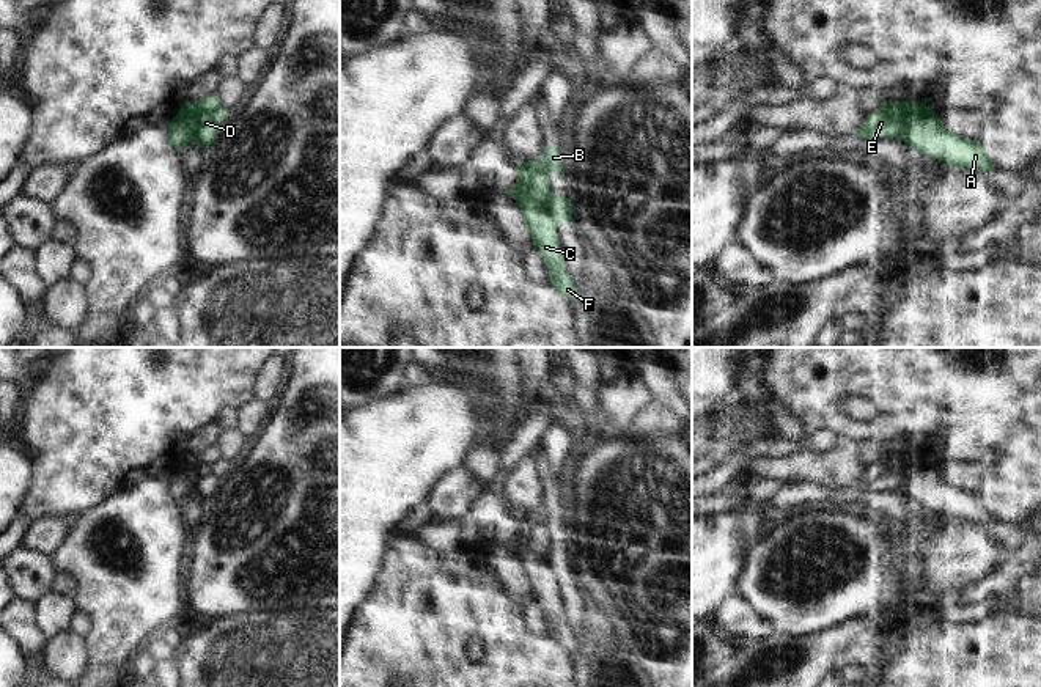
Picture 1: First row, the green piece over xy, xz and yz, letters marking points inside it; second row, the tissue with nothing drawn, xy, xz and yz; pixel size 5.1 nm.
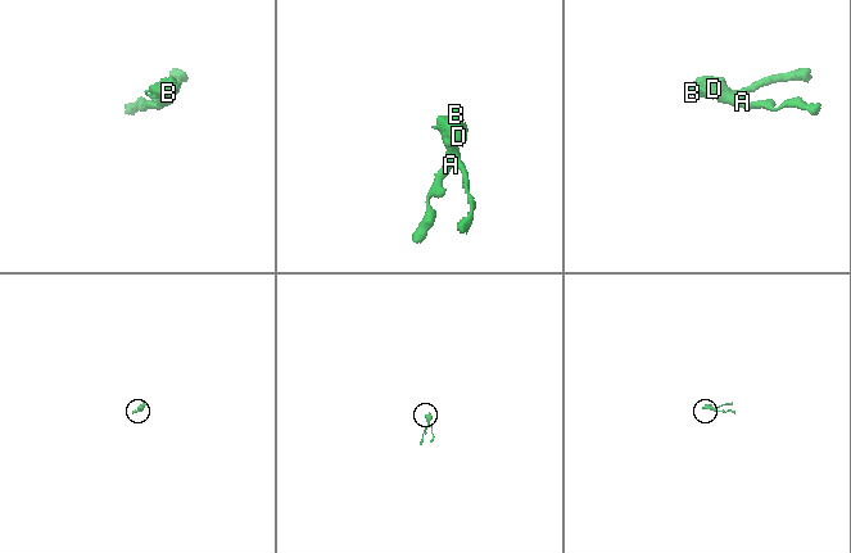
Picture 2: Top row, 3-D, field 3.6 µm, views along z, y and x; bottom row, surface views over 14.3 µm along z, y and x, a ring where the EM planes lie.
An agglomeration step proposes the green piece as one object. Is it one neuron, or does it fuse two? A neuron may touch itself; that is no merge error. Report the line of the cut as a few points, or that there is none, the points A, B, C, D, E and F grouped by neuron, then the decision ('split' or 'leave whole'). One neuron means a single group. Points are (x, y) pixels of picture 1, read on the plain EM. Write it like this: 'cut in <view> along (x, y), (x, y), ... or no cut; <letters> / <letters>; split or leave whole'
cut in xz along (516, 533), (524, 546), (555, 577); A C F / B D E; split

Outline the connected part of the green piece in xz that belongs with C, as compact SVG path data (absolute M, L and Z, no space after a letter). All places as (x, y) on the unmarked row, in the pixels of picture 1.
M517 533L511 541L498 541L497 544L511 547L519 557L525 579L532 586L533 601L544 612L554 641L577 656L580 645L566 623L557 588L557 577L552 575L550 571L528 552Z

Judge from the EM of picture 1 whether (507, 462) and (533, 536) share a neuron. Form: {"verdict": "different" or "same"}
{"verdict": "different"}

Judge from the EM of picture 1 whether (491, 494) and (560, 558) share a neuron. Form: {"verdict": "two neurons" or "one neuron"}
{"verdict": "two neurons"}

